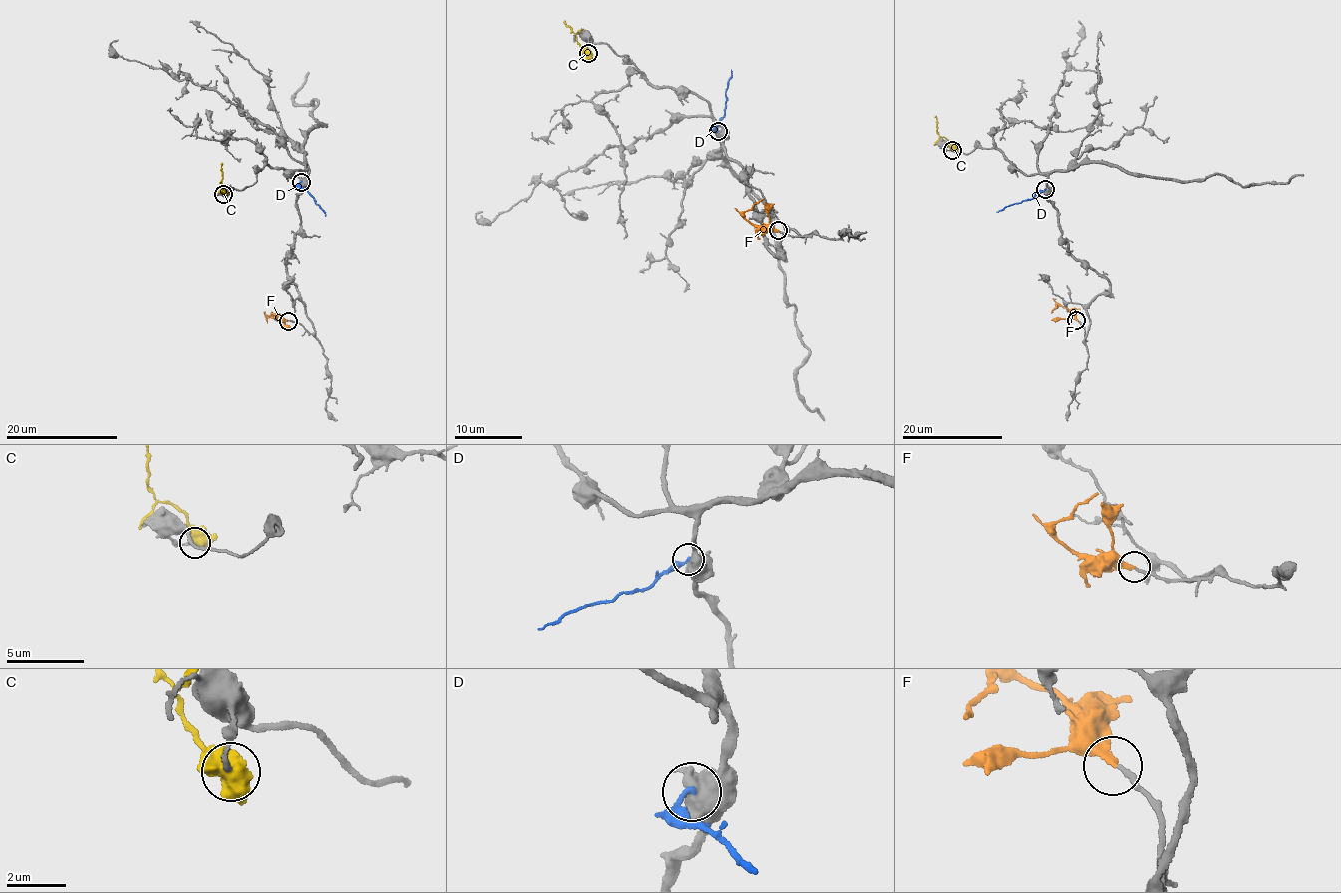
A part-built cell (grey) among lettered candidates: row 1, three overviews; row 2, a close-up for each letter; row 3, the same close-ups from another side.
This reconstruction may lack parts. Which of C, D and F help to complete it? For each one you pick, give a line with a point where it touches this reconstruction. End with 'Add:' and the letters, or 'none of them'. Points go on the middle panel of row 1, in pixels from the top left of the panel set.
F: meets grey at (778, 230)
Add: F

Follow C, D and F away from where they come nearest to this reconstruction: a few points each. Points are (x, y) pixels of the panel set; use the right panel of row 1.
C: (951, 150), (950, 142), (937, 133), (935, 116)
D: (1044, 190), (1032, 199), (1011, 204), (996, 212)
F: (1076, 321), (1060, 305), (1056, 306), (1052, 312)

